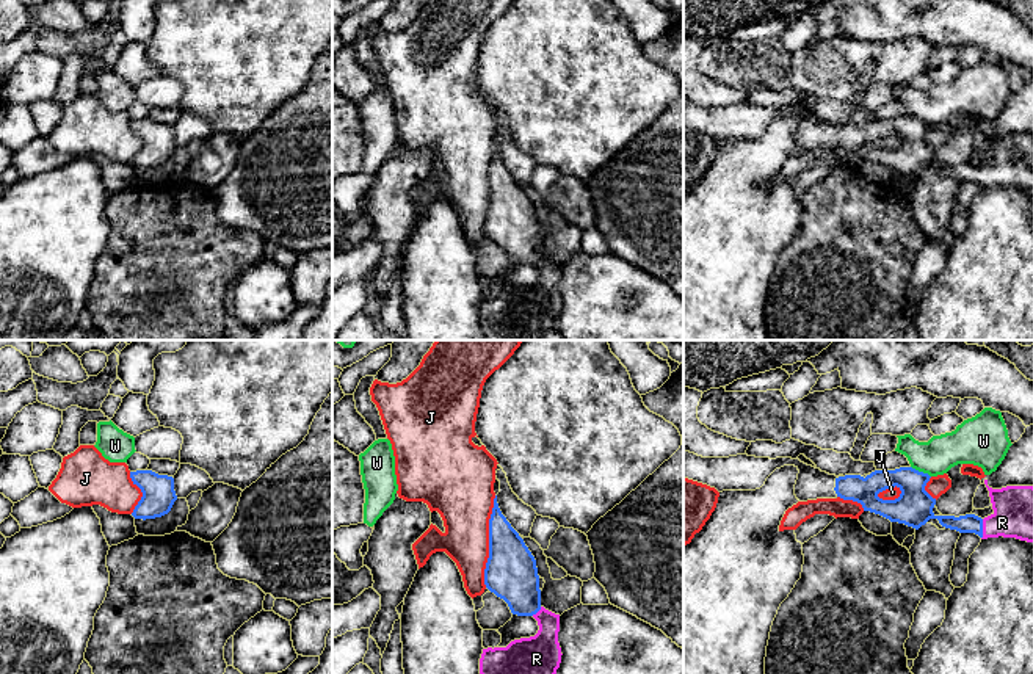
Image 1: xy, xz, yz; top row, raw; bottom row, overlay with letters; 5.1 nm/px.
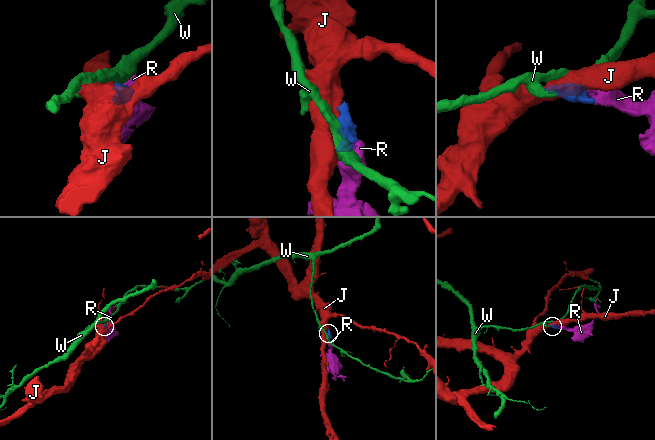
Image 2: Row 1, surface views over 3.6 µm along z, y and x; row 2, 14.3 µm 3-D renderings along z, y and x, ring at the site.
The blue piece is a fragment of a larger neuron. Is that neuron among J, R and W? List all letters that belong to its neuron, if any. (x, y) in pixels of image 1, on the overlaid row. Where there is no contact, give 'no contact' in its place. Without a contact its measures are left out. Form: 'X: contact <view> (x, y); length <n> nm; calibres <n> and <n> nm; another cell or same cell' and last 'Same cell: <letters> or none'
J: contact xz (489, 541); length 480 nm; calibres 260 and 300 nm; another cell
R: contact yz (982, 529); length 100 nm; calibres 100 and 200 nm; same cell
W: contact yz (920, 472); length 120 nm; calibres 190 and 190 nm; another cell
Same cell: R

